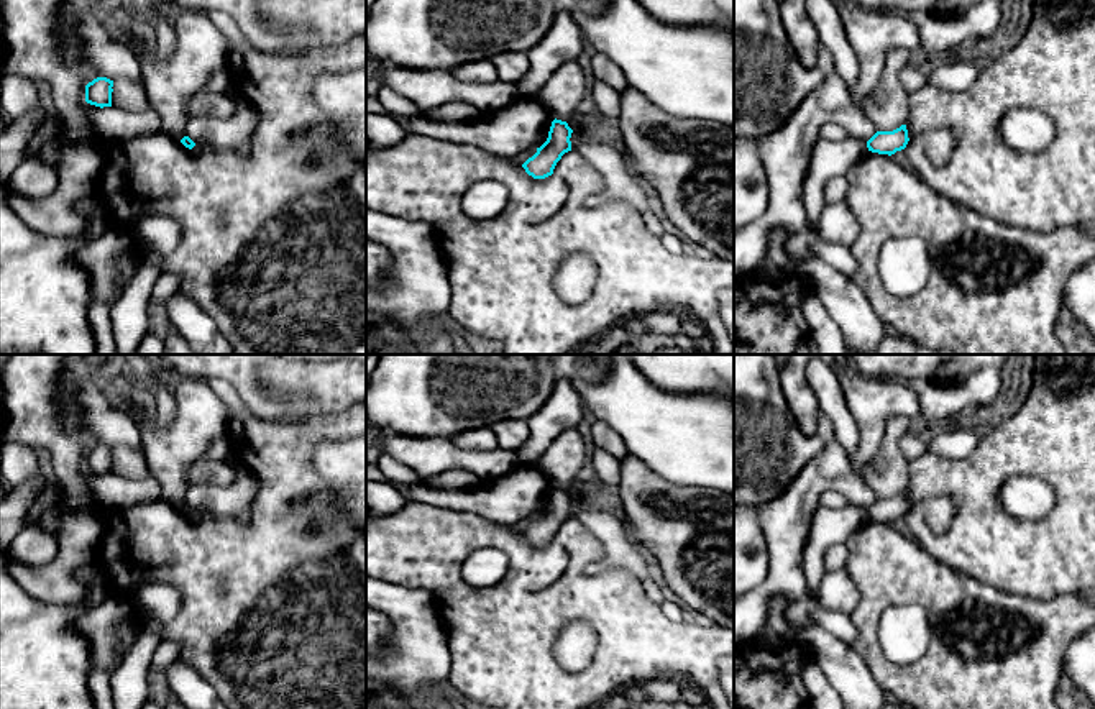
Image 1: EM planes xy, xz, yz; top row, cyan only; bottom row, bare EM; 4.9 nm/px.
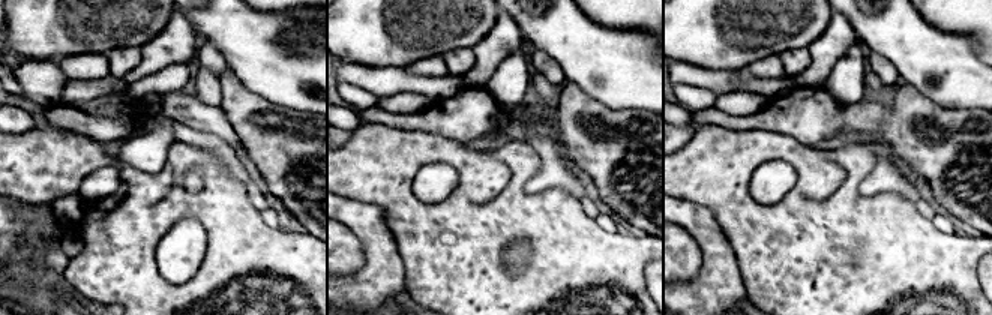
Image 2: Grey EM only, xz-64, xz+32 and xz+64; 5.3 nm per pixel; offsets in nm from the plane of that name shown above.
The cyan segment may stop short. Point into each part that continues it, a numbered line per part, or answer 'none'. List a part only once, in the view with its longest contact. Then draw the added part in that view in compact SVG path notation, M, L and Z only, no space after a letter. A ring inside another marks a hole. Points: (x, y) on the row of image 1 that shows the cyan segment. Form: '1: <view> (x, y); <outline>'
none

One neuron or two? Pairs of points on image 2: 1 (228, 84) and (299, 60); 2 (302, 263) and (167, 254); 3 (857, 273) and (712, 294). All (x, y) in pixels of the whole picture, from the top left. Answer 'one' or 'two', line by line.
1: two
2: two
3: two

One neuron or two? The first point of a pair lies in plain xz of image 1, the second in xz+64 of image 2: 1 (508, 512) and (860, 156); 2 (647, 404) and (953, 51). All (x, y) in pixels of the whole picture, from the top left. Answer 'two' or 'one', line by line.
1: two
2: one

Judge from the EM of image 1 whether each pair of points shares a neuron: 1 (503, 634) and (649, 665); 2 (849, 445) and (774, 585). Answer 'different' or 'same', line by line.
1: same
2: different

